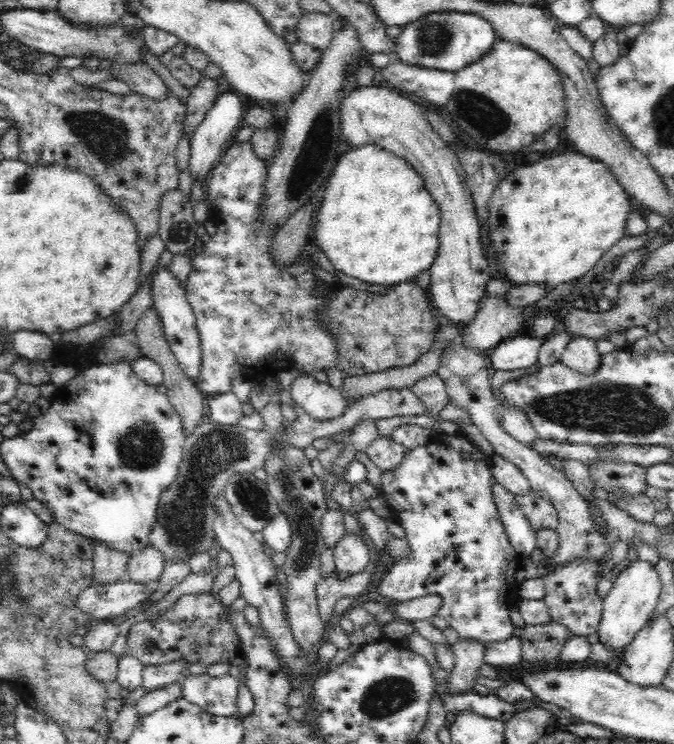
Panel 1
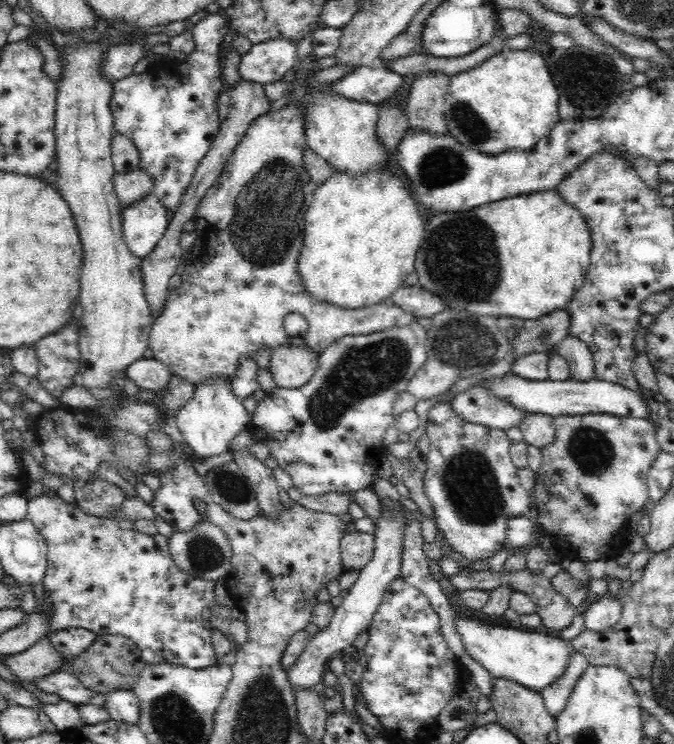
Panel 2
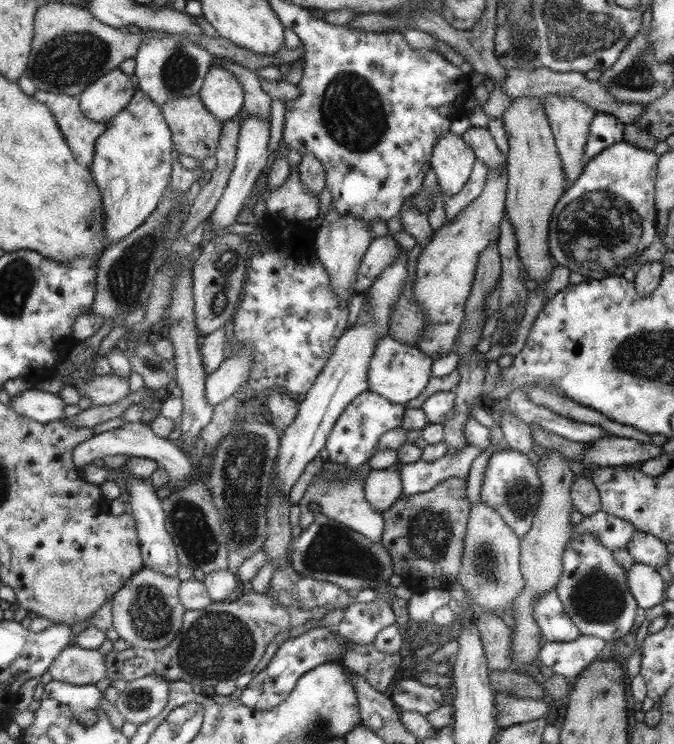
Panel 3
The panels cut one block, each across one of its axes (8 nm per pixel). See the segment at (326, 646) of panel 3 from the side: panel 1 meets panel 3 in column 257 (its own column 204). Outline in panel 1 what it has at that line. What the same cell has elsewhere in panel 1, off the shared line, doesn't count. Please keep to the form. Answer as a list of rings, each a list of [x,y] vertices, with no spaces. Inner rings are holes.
[[[208,673],[188,674],[180,681],[181,696],[209,714],[214,716],[237,714],[239,682],[230,673],[220,676],[210,676]]]

